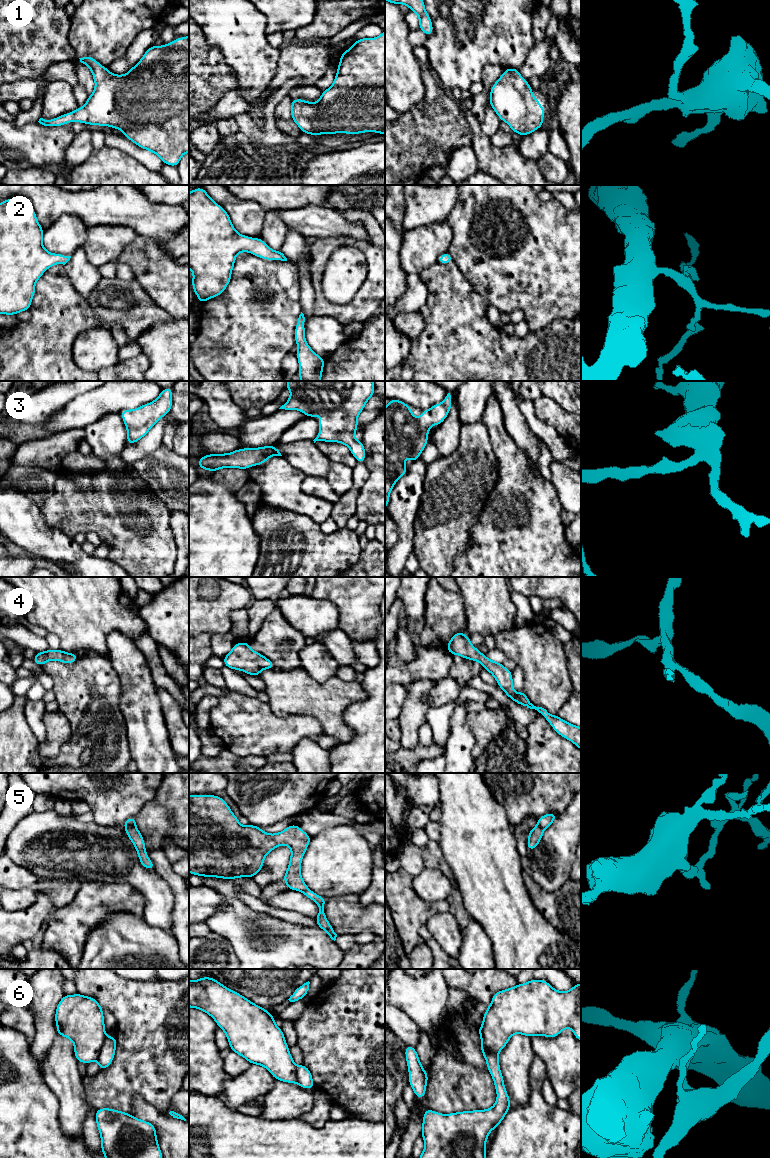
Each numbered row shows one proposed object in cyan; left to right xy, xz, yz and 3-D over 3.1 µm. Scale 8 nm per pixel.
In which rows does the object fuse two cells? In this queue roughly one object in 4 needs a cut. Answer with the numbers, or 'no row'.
5, 6

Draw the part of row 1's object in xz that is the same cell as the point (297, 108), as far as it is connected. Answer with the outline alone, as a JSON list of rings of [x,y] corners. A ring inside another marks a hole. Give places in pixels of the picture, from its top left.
[[[385,30],[377,38],[358,39],[341,54],[333,84],[327,90],[322,91],[317,102],[310,103],[303,99],[292,99],[291,117],[302,133],[315,136],[340,132],[350,135],[363,132],[385,134]]]

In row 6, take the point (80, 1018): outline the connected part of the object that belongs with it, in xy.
[[[64,995],[55,1013],[57,1035],[71,1039],[78,1062],[88,1065],[98,1059],[105,1041],[103,1009],[93,997]]]

